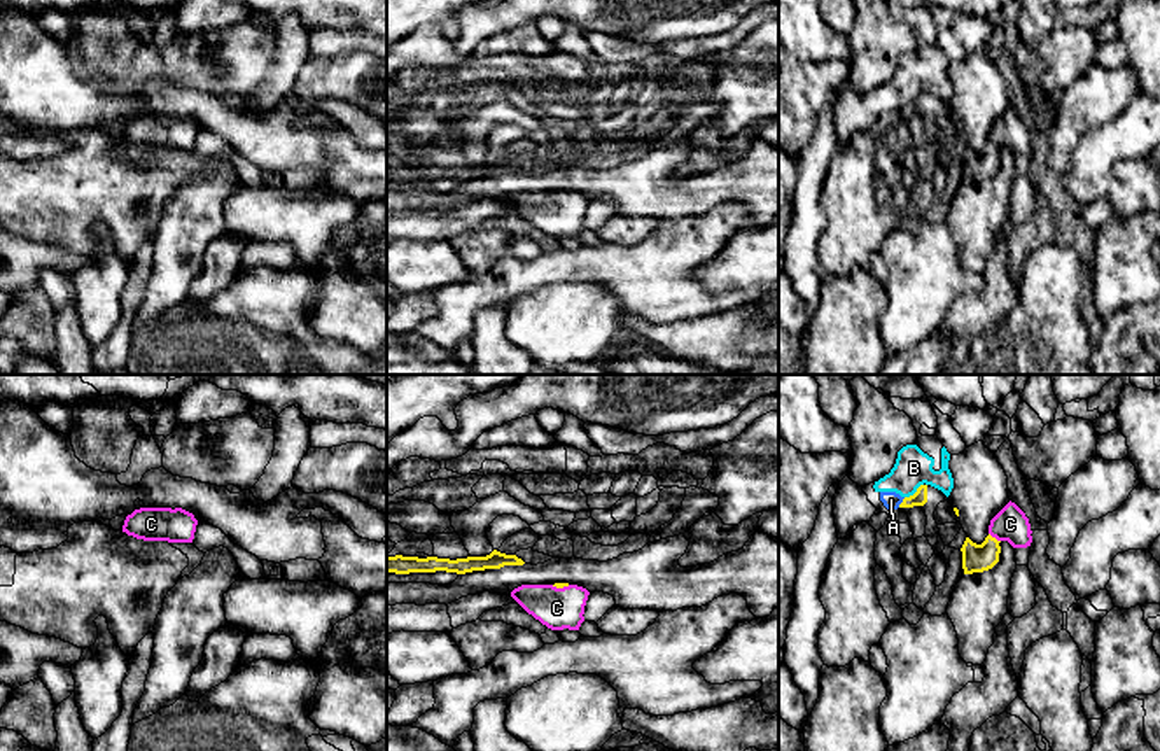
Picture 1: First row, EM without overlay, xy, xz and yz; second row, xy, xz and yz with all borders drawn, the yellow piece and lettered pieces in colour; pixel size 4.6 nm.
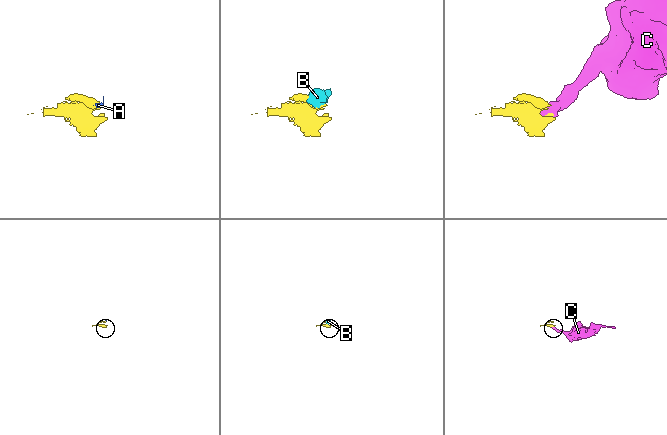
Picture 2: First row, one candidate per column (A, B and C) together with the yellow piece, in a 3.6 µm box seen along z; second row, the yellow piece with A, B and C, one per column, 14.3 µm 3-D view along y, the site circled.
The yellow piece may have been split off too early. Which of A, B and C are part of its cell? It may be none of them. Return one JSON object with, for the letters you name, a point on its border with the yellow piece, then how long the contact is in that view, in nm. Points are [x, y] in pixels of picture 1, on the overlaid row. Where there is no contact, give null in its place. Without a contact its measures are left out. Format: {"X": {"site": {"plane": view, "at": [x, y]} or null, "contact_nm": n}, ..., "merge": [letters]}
{"C": {"site": {"plane": "yz", "at": [994, 538]}, "contact_nm": 70}, "merge": ["C"]}

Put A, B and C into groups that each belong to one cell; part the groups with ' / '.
A B / C

